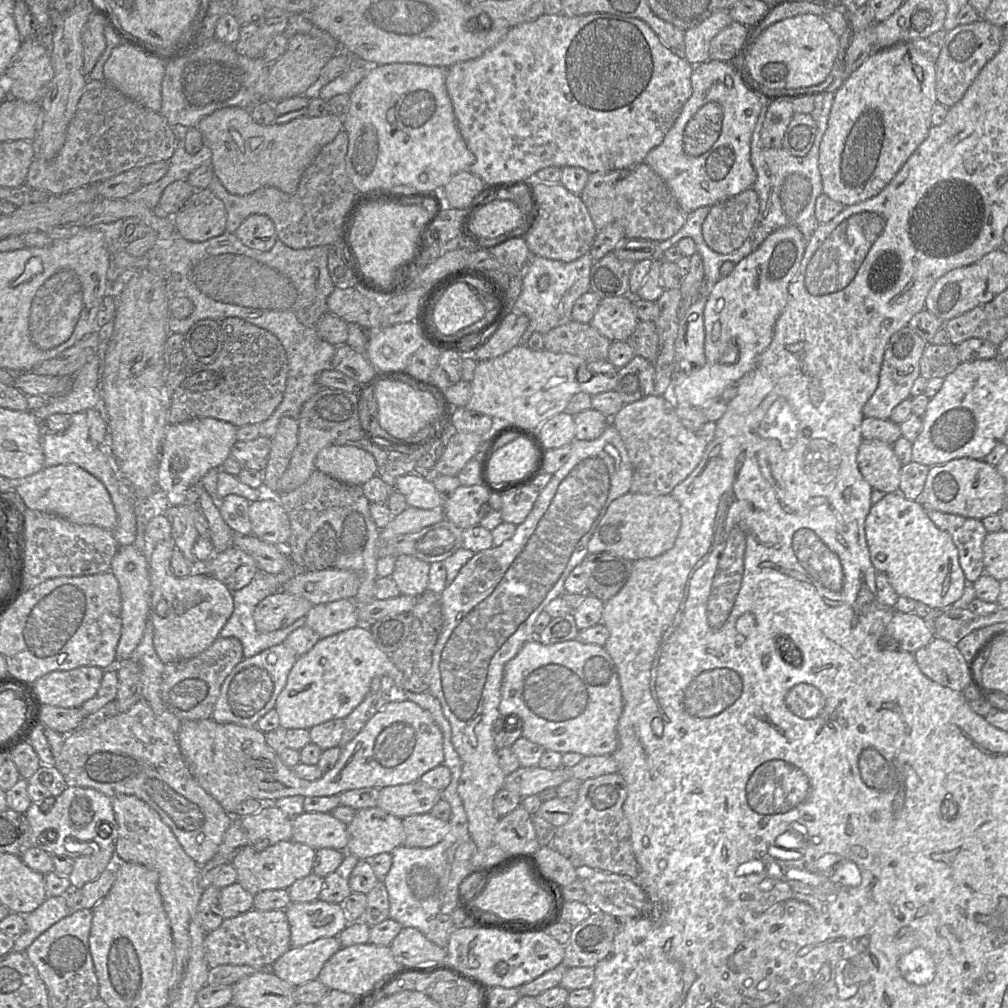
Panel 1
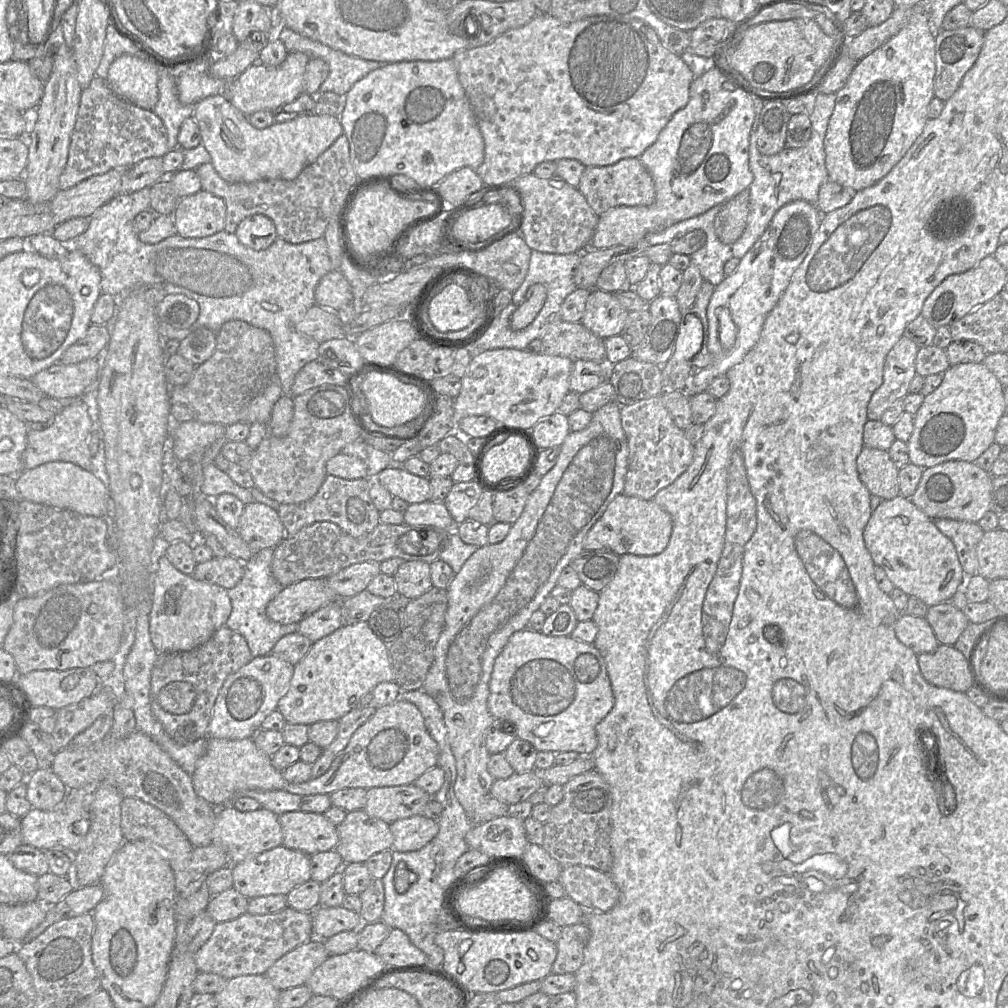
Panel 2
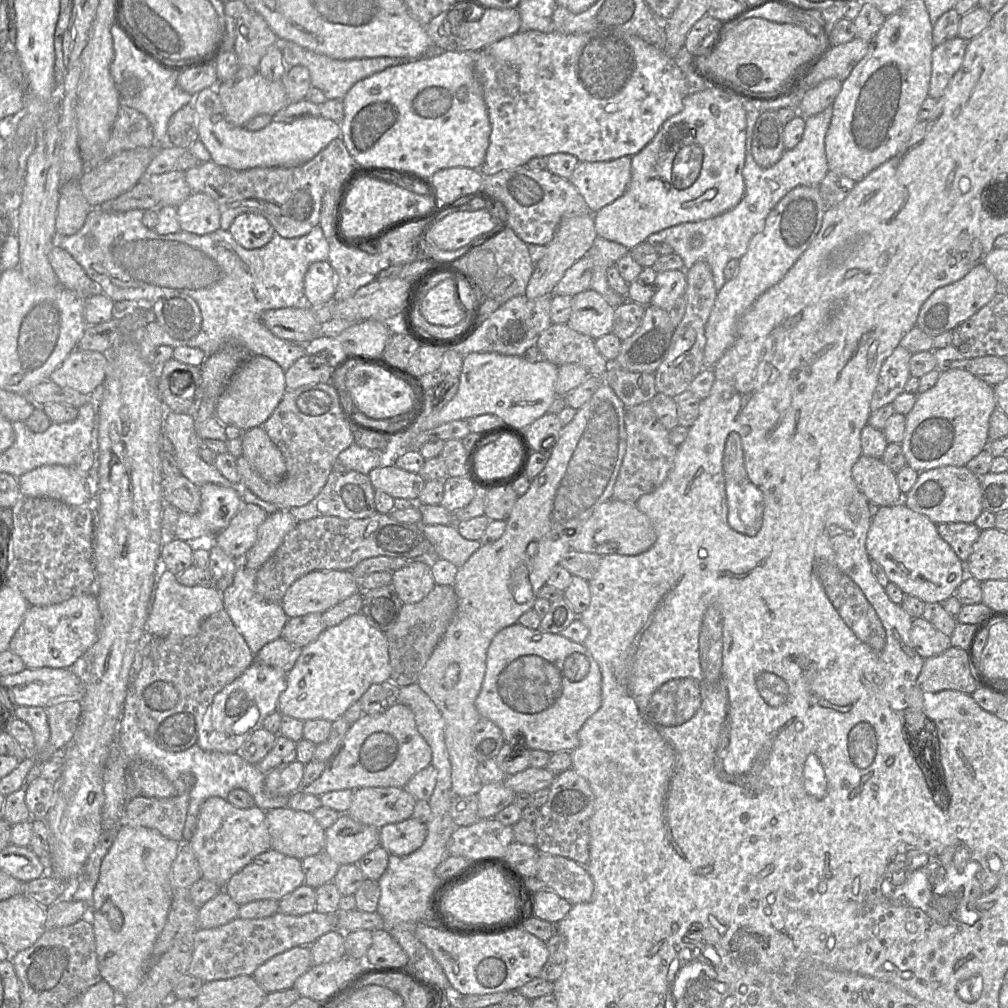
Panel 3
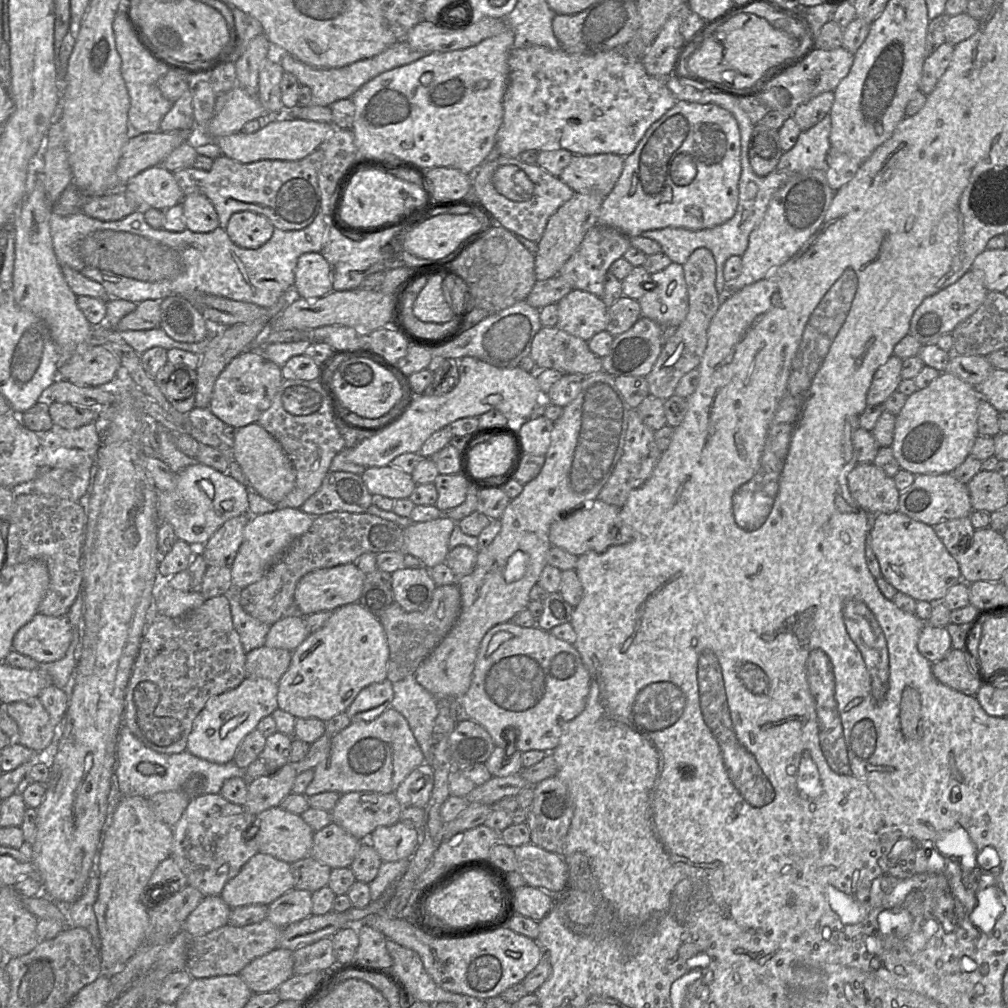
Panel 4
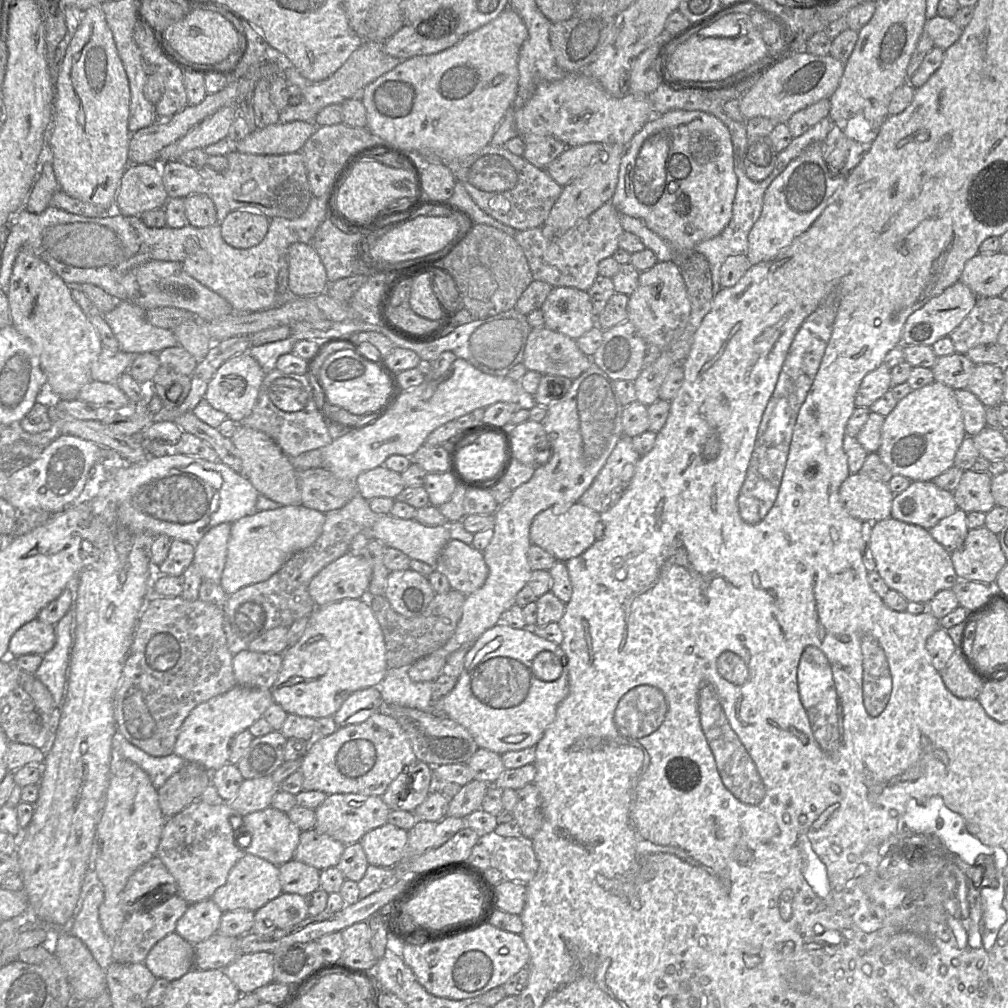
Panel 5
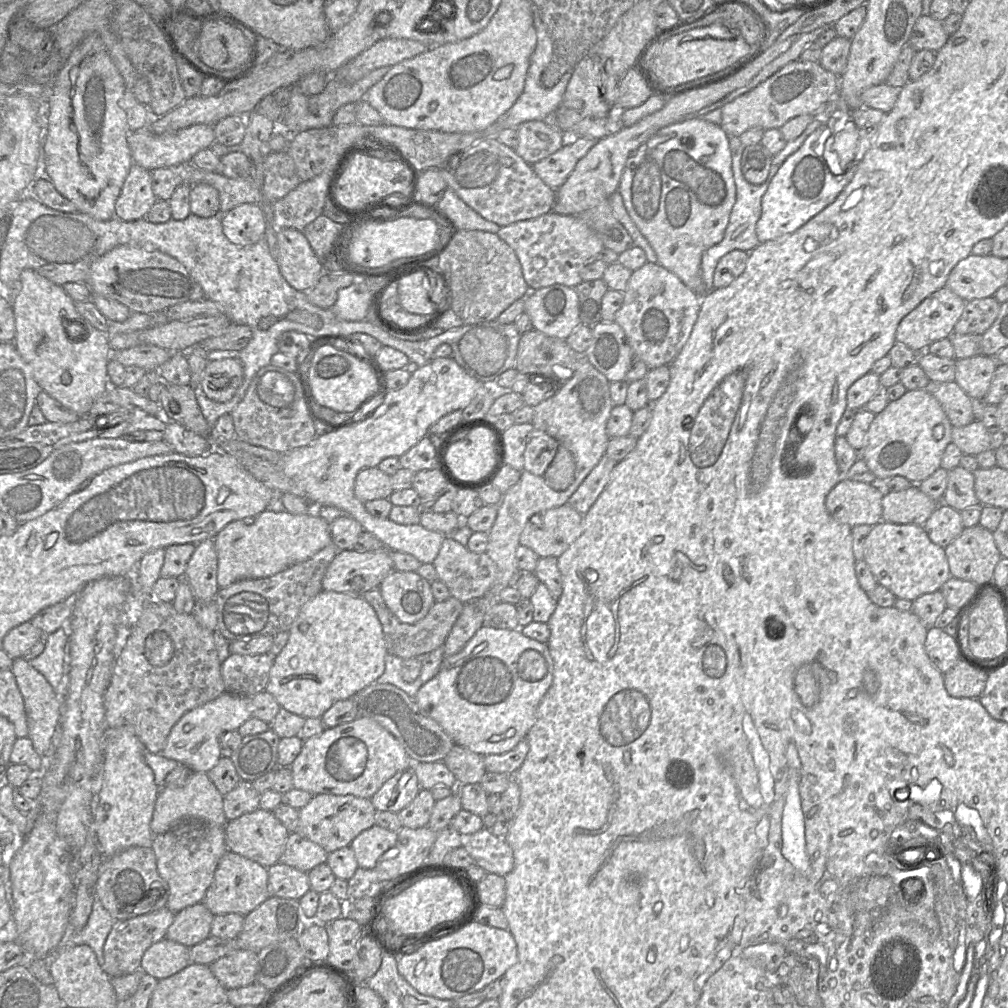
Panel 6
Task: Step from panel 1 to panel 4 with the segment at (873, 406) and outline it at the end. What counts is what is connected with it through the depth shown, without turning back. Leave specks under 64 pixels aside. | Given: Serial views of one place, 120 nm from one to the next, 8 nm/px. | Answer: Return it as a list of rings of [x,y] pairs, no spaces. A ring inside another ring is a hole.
[[[891,355],[889,359],[875,371],[869,390],[867,404],[882,404],[888,396],[897,390],[901,377],[903,359]]]

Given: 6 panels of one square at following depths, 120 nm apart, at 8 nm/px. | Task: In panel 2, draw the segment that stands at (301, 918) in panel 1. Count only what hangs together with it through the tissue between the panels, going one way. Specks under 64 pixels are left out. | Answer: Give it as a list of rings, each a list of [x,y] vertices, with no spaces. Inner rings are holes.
[[[319,906],[312,914],[313,938],[327,940],[344,931],[358,930],[362,924],[359,913],[338,907]]]

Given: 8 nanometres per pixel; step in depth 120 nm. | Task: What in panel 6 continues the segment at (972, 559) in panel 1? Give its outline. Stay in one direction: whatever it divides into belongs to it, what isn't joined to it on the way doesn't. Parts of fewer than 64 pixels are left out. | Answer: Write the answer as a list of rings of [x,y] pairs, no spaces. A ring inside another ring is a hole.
[[[940,503],[924,524],[929,538],[937,545],[945,548],[963,530],[961,511]]]

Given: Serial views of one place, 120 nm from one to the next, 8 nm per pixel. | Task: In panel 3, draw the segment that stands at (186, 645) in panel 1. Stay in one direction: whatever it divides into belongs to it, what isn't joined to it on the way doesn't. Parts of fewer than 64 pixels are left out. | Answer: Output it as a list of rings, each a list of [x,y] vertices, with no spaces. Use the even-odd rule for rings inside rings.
[[[165,570],[156,588],[155,600],[146,622],[146,632],[159,638],[195,636],[206,618],[224,608],[222,593],[213,587],[183,586],[177,581],[176,575]]]

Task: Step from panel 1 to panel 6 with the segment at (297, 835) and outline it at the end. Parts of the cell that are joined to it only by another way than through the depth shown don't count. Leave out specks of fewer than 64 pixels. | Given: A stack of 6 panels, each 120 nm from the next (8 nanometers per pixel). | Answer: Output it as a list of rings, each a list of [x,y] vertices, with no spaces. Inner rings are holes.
[[[260,808],[254,812],[243,814],[235,820],[228,821],[224,830],[228,850],[255,861],[266,868],[279,862],[290,834],[273,812]]]

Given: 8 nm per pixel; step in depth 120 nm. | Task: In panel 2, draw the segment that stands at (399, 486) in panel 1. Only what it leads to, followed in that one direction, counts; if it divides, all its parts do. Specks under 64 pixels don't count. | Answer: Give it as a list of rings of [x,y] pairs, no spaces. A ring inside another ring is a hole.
[[[392,464],[376,477],[393,497],[409,504],[422,503],[431,499],[430,477],[420,477],[405,470],[402,465]]]

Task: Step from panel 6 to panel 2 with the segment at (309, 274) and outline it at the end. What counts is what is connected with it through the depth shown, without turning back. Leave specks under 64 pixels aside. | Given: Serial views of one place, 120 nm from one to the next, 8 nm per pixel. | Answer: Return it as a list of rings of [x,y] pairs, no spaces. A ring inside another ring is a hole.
[[[330,271],[315,289],[315,303],[328,310],[338,311],[352,299],[351,286],[340,271]]]

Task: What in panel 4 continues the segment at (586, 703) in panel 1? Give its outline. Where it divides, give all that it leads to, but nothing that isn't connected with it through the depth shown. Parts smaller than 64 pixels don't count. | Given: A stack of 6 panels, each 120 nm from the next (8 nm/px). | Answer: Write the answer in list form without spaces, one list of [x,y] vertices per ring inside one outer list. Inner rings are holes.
[[[506,622],[491,628],[482,639],[471,684],[459,700],[459,708],[461,716],[485,728],[495,746],[510,745],[511,734],[511,743],[520,752],[542,750],[549,753],[558,746],[566,725],[584,710],[590,682],[590,674],[572,644],[537,625],[526,628]]]

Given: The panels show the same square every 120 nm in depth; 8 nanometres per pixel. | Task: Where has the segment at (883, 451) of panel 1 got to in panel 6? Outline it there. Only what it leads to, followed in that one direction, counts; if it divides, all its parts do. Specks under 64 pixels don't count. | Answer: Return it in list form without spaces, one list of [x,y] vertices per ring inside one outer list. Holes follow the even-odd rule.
[[[841,479],[826,496],[825,506],[830,516],[840,523],[851,527],[861,524],[873,526],[882,521],[883,496],[884,488],[881,483]]]

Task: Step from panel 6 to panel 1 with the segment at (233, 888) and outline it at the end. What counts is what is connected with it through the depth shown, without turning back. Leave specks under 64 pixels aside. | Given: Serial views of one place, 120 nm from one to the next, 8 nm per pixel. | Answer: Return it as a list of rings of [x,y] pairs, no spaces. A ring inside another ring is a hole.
[[[293,839],[280,841],[264,850],[246,845],[232,860],[237,882],[253,895],[265,890],[288,889],[294,882],[312,873],[316,850]]]

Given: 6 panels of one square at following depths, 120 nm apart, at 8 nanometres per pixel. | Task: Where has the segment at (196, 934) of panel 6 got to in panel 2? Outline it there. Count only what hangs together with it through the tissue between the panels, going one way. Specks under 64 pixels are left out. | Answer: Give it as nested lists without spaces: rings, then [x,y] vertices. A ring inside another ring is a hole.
[[[231,887],[213,896],[205,911],[216,923],[222,923],[247,913],[248,903],[249,899]]]

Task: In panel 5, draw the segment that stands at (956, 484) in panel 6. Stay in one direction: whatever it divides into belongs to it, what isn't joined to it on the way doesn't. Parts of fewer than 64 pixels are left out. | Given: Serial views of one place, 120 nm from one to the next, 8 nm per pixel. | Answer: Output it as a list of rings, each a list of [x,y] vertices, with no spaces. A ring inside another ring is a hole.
[[[964,470],[953,495],[959,509],[989,512],[996,506],[991,492],[992,476],[988,471]]]

